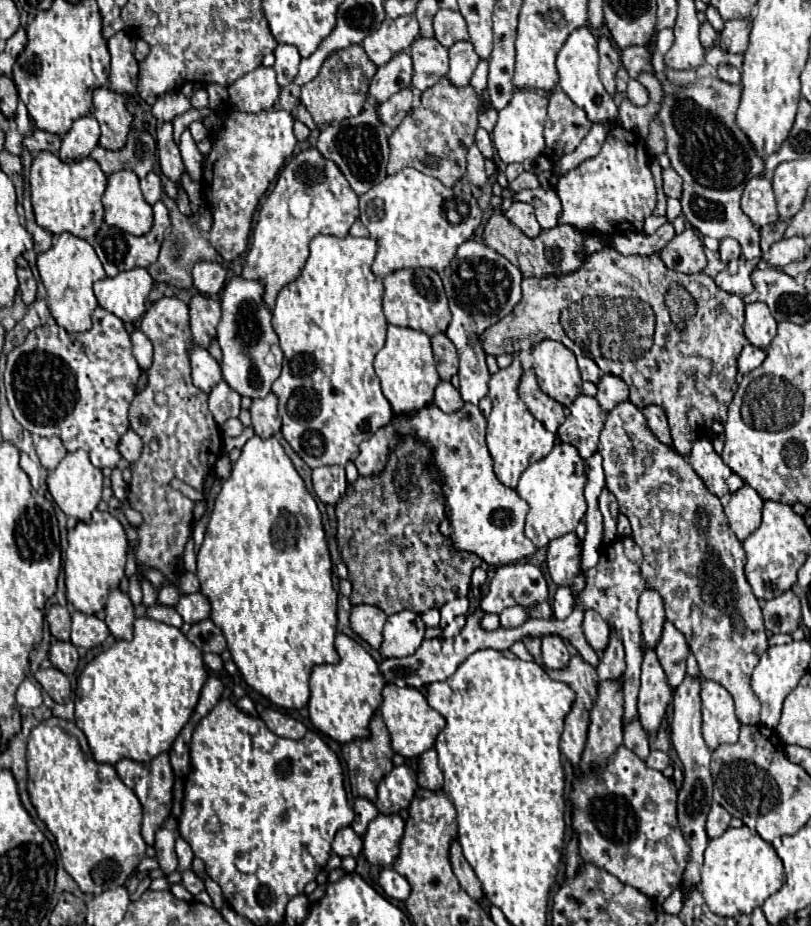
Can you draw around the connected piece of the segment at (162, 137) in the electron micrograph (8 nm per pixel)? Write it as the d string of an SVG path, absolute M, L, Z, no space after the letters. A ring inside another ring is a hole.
M166 121L158 127L158 135L156 135L156 141L158 141L158 151L160 151L160 167L162 167L162 173L172 179L172 181L180 181L180 175L182 171L182 159L180 159L180 151L172 139L172 121Z

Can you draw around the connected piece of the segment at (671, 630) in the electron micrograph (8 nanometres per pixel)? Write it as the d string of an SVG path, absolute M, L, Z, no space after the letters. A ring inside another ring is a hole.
M666 621L664 629L662 629L662 637L656 645L656 655L658 655L660 665L666 671L666 677L668 677L668 683L672 689L676 689L686 677L688 653L690 653L690 649L688 649L684 635L670 621Z

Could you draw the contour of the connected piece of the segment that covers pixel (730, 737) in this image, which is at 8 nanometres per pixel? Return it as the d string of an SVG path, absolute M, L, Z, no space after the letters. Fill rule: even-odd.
M710 679L702 681L702 693L700 695L702 695L702 735L704 735L704 741L706 741L708 749L714 751L722 743L734 743L734 741L738 741L740 721L734 715L732 695L720 683L710 681Z

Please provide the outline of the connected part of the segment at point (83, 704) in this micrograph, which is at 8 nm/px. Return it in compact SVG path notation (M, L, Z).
M138 617L132 641L114 641L78 676L75 723L86 735L98 763L116 765L120 757L146 763L170 751L174 739L188 723L206 679L202 651L180 629Z

